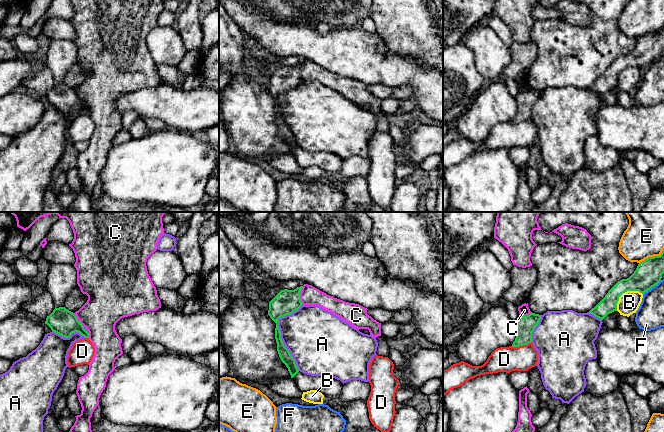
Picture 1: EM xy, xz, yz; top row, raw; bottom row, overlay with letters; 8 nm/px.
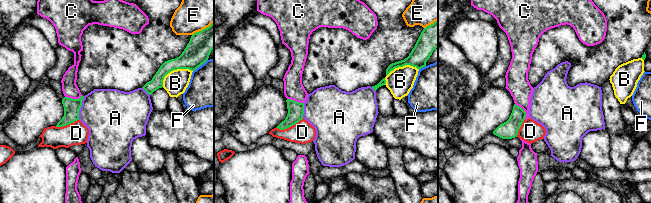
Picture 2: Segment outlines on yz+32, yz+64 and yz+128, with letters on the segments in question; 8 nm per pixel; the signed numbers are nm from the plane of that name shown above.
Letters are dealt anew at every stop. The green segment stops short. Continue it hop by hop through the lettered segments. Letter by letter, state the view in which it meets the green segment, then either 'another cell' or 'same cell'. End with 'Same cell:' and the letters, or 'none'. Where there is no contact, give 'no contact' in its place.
A: xz | another cell
B: yz | another cell
C: xz | another cell
D: yz | another cell
E: yz | another cell
F: yz | another cell
Same cell: none

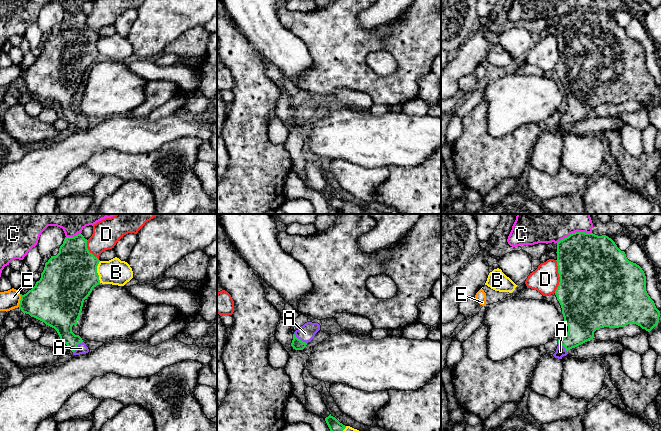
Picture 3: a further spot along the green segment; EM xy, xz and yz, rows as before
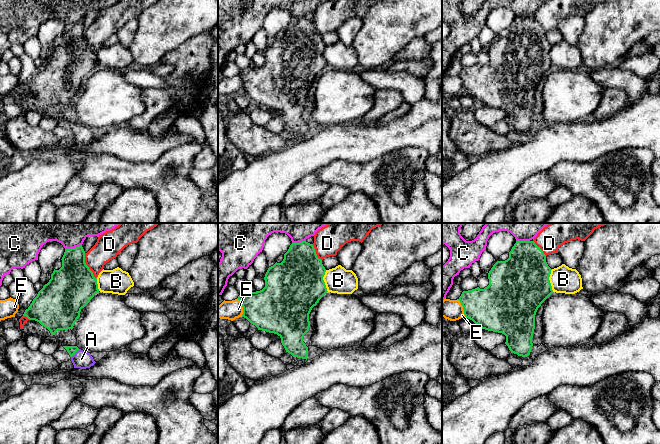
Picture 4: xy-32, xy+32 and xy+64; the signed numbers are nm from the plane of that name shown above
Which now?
A: xz | same cell
B: xy | another cell
C: yz | another cell
D: yz | another cell
E: xy | another cell
Same cell: A

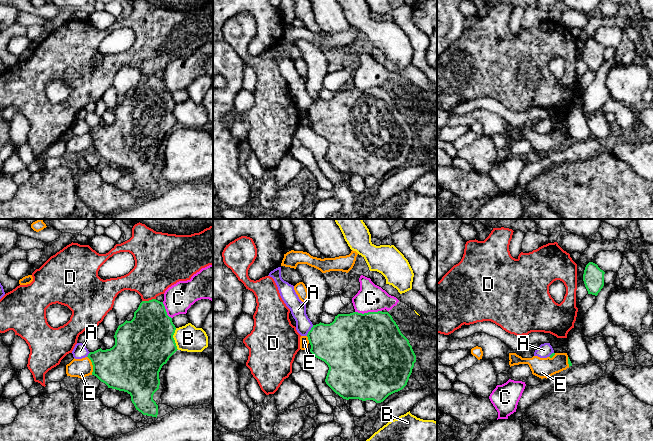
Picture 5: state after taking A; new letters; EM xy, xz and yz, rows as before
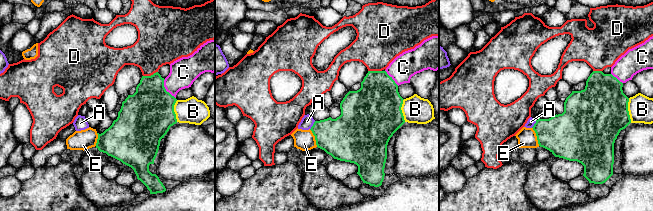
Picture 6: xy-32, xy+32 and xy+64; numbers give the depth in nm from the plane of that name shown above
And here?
A: xz | another cell
B: xy | another cell
C: xz | another cell
D: xy | another cell
E: xy | another cell
Same cell: none

